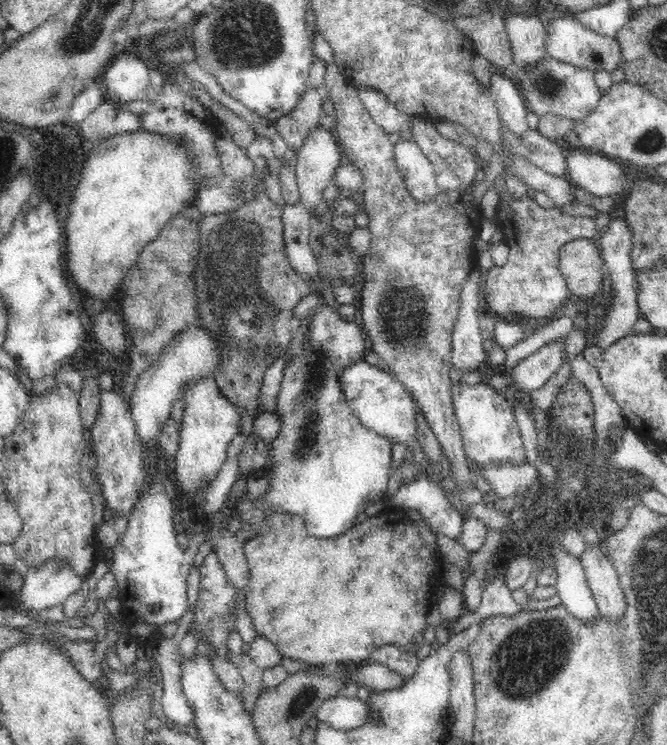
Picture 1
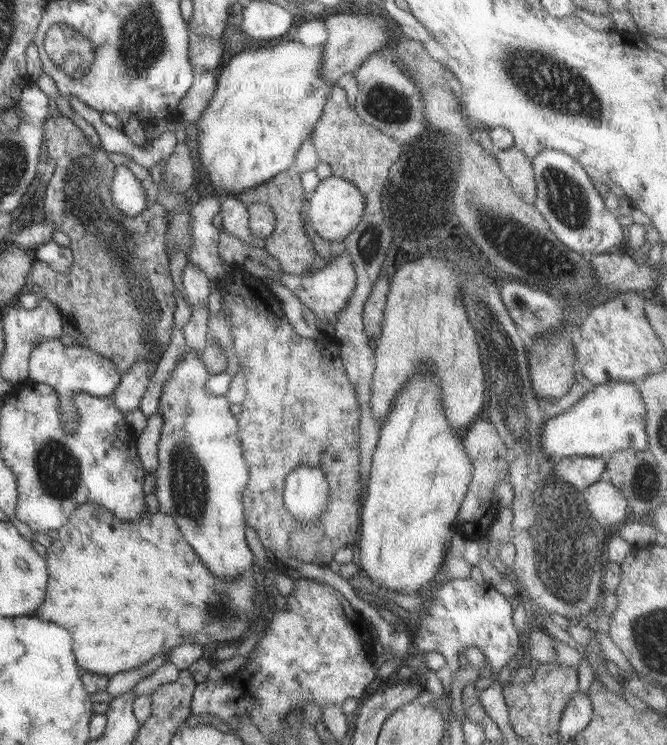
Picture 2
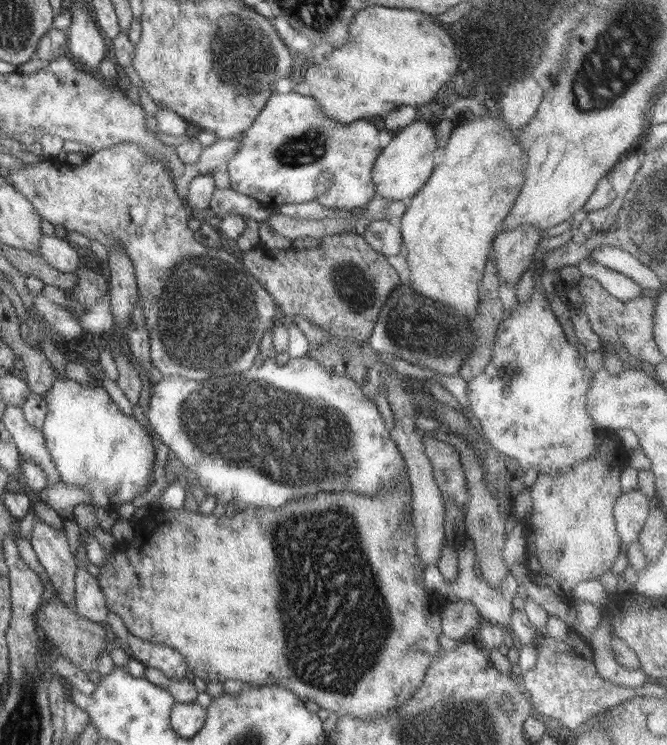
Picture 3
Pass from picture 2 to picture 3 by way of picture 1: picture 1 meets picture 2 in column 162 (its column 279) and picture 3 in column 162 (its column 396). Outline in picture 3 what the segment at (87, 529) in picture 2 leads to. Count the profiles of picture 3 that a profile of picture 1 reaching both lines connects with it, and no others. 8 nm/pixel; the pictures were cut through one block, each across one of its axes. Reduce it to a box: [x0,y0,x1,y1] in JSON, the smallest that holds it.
[97,483,443,720]

